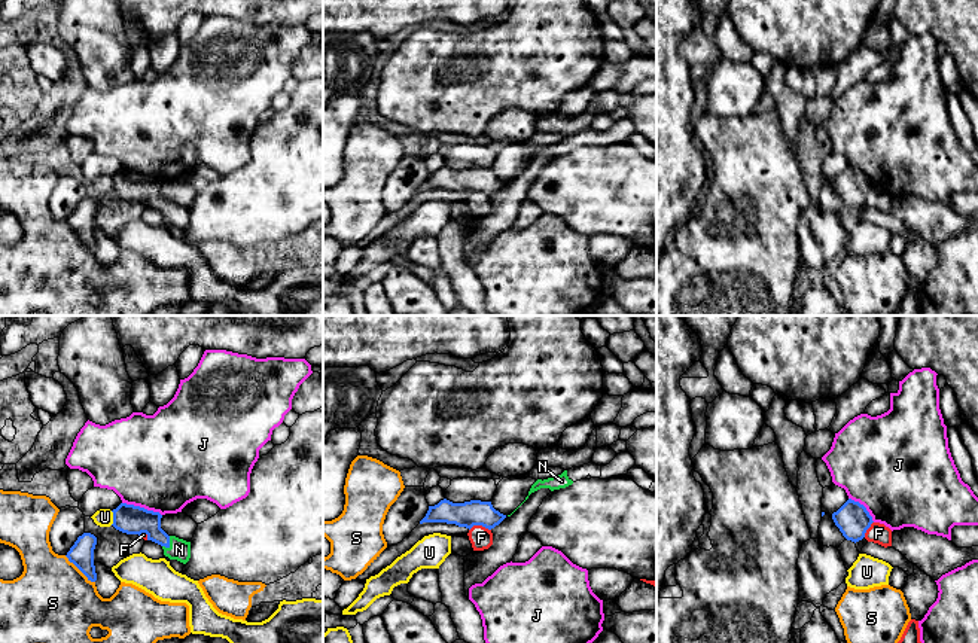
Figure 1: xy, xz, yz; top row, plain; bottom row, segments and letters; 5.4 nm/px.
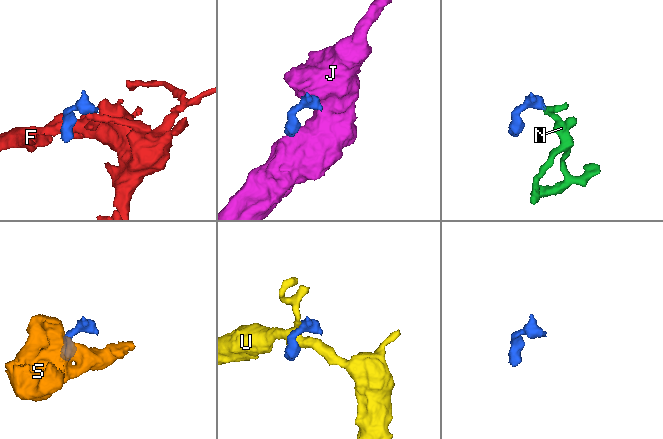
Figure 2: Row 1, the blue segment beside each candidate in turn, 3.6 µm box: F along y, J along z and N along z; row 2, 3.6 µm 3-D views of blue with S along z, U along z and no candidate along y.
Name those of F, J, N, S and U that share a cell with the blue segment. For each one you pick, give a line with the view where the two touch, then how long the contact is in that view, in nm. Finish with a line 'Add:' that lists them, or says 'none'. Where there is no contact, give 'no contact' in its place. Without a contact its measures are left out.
N: contact in xy; length 80 nm
Add: N

